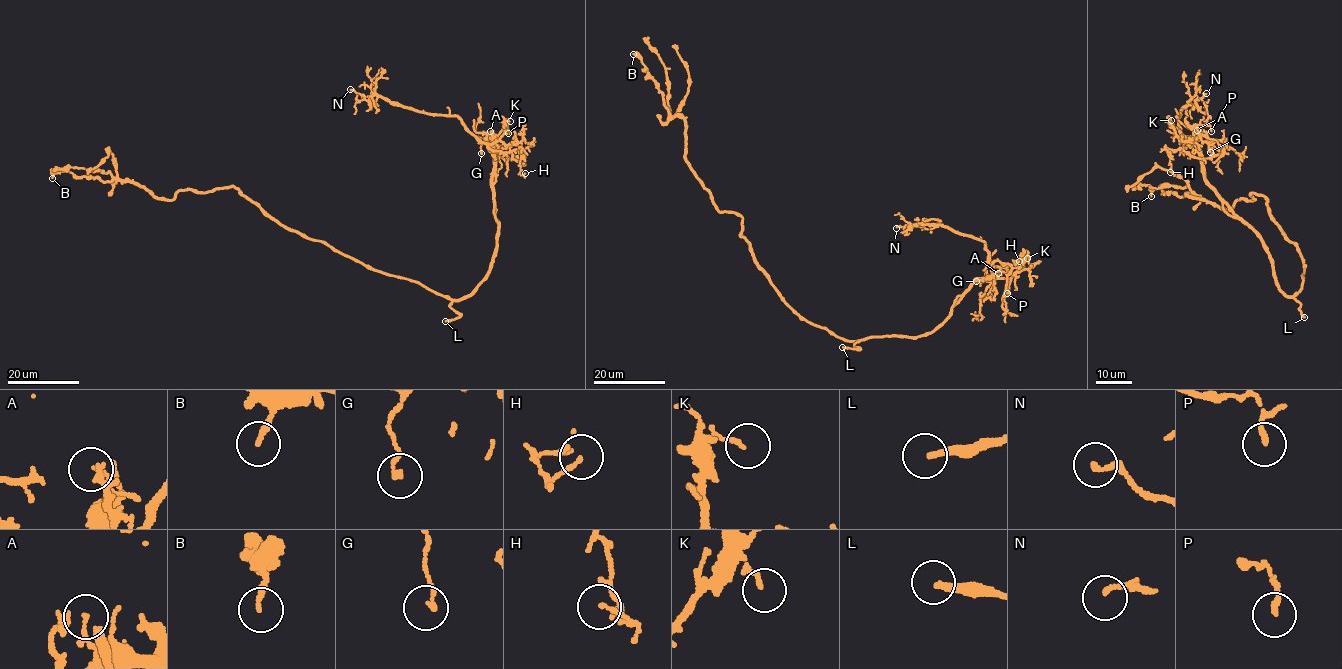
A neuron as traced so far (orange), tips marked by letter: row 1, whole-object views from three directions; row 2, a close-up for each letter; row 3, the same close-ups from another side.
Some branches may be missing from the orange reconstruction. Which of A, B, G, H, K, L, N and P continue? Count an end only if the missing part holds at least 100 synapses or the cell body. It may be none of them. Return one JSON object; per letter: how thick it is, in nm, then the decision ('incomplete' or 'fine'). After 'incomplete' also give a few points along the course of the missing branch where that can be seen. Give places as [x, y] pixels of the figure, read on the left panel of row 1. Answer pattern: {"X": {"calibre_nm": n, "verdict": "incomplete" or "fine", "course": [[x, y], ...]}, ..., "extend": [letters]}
{"A": {"calibre_nm": 80, "verdict": "fine"}, "B": {"calibre_nm": 180, "verdict": "fine"}, "G": {"calibre_nm": 180, "verdict": "fine"}, "H": {"calibre_nm": 130, "verdict": "fine"}, "K": {"calibre_nm": 130, "verdict": "fine"}, "L": {"calibre_nm": 220, "verdict": "incomplete", "course": [[445, 321], [441, 327], [443, 336], [463, 360]]}, "N": {"calibre_nm": 160, "verdict": "fine"}, "P": {"calibre_nm": 120, "verdict": "fine"}, "extend": ["L"]}

